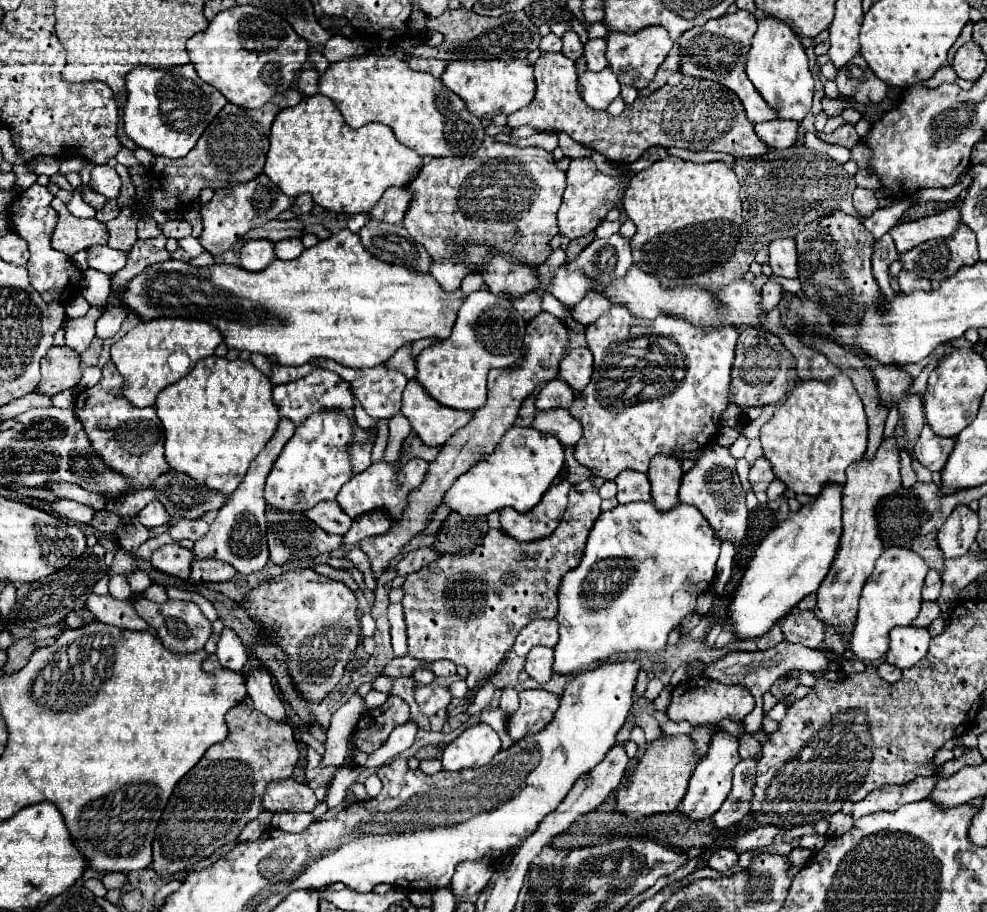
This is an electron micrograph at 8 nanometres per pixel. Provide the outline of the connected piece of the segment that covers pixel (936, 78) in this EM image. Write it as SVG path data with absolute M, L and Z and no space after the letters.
M942 66L932 78L930 78L930 86L940 86L940 82L956 82L958 80L958 76L956 76L956 72L950 68L950 66Z

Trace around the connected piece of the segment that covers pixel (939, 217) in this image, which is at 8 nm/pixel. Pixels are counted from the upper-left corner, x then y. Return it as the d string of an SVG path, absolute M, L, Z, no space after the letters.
M948 208L940 214L926 216L922 220L898 224L890 230L890 236L894 238L896 250L902 254L902 252L926 242L926 240L946 238L948 234L954 234L956 228L960 226L960 222L962 222L960 210L958 208Z

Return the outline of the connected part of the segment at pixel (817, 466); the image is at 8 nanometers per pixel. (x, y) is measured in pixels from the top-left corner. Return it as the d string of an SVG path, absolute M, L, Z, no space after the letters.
M838 374L832 380L806 380L800 382L786 402L778 406L772 418L760 428L760 442L764 448L764 456L770 460L772 470L778 480L786 484L786 488L794 494L810 494L816 496L822 492L826 484L840 484L846 482L846 468L858 464L866 452L866 414L860 398L852 386L852 380L844 374Z

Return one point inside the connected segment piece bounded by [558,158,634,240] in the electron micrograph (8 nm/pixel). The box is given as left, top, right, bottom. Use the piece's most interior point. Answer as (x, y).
(590, 195)

